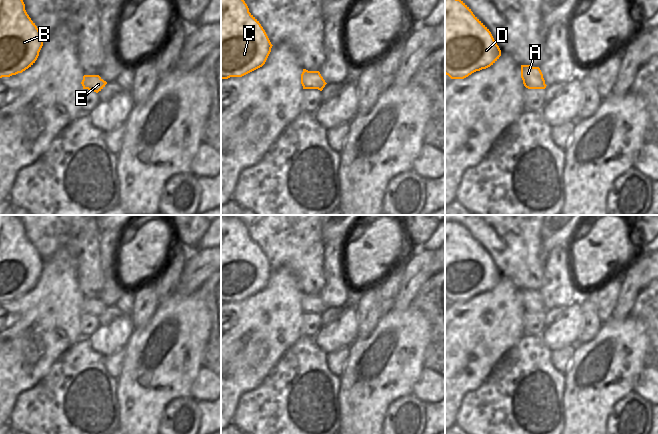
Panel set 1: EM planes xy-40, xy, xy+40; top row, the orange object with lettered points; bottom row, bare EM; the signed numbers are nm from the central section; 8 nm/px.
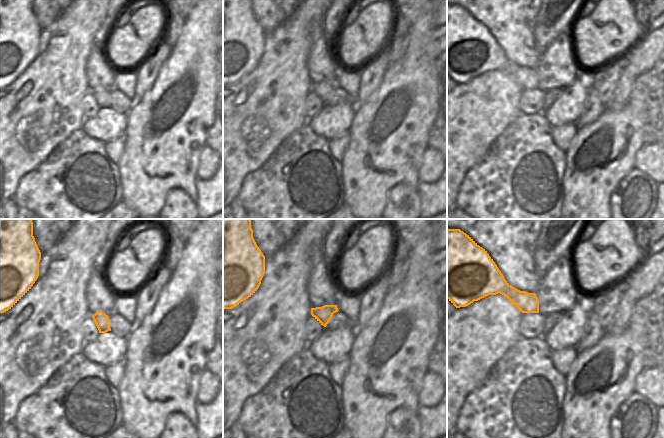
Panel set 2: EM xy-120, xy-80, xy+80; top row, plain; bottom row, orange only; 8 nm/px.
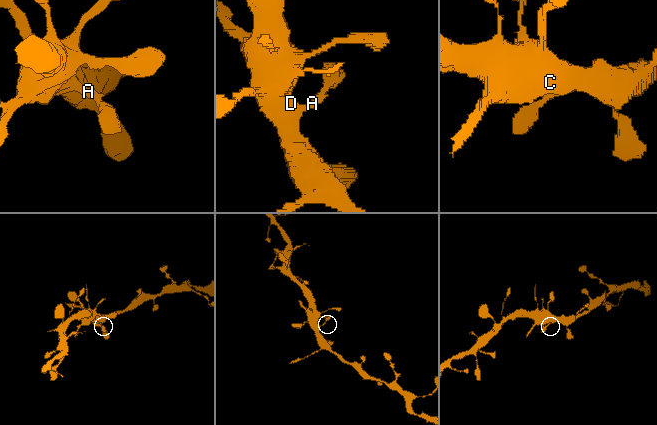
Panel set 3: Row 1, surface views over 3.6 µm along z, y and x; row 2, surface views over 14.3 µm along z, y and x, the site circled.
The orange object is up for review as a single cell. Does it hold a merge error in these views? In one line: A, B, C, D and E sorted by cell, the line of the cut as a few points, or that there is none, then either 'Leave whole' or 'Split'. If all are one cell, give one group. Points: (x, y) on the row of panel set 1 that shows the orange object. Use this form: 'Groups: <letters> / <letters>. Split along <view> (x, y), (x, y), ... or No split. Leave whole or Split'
Groups: A B C D E. No split. Leave whole.

